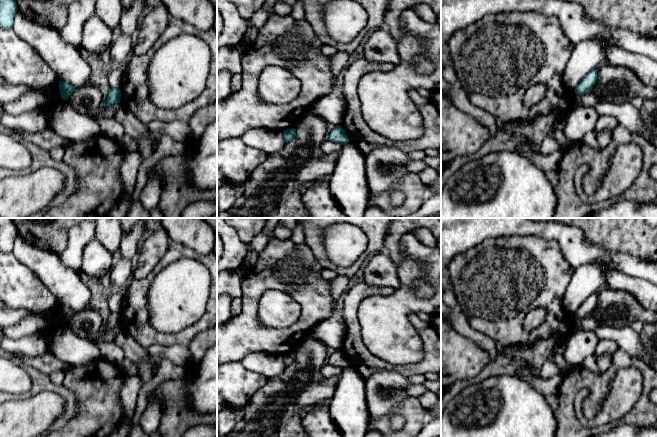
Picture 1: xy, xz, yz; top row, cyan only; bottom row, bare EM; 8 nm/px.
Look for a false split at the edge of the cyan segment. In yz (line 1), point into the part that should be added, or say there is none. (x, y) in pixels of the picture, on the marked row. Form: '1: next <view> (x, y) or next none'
1: next none

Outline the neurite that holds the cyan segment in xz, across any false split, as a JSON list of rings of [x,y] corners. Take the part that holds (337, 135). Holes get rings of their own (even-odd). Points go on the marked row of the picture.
[[[336,126],[325,139],[342,145],[349,143],[349,138],[341,126]]]

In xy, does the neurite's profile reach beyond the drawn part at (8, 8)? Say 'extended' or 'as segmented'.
as segmented

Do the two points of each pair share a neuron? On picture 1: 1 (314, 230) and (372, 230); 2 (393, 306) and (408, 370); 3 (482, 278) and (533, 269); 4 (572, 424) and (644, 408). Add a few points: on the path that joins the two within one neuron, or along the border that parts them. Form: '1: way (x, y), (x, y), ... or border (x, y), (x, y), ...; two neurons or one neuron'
1: way (320, 254), (339, 270), (350, 270), (365, 254); one neuron
2: border (424, 350), (416, 362), (384, 359); two neurons
3: way (495, 278), (503, 278), (520, 272); one neuron
4: way (574, 388), (619, 363), (646, 372); one neuron

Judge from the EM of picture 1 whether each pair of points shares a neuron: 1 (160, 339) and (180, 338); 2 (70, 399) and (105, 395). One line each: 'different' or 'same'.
1: same
2: different

